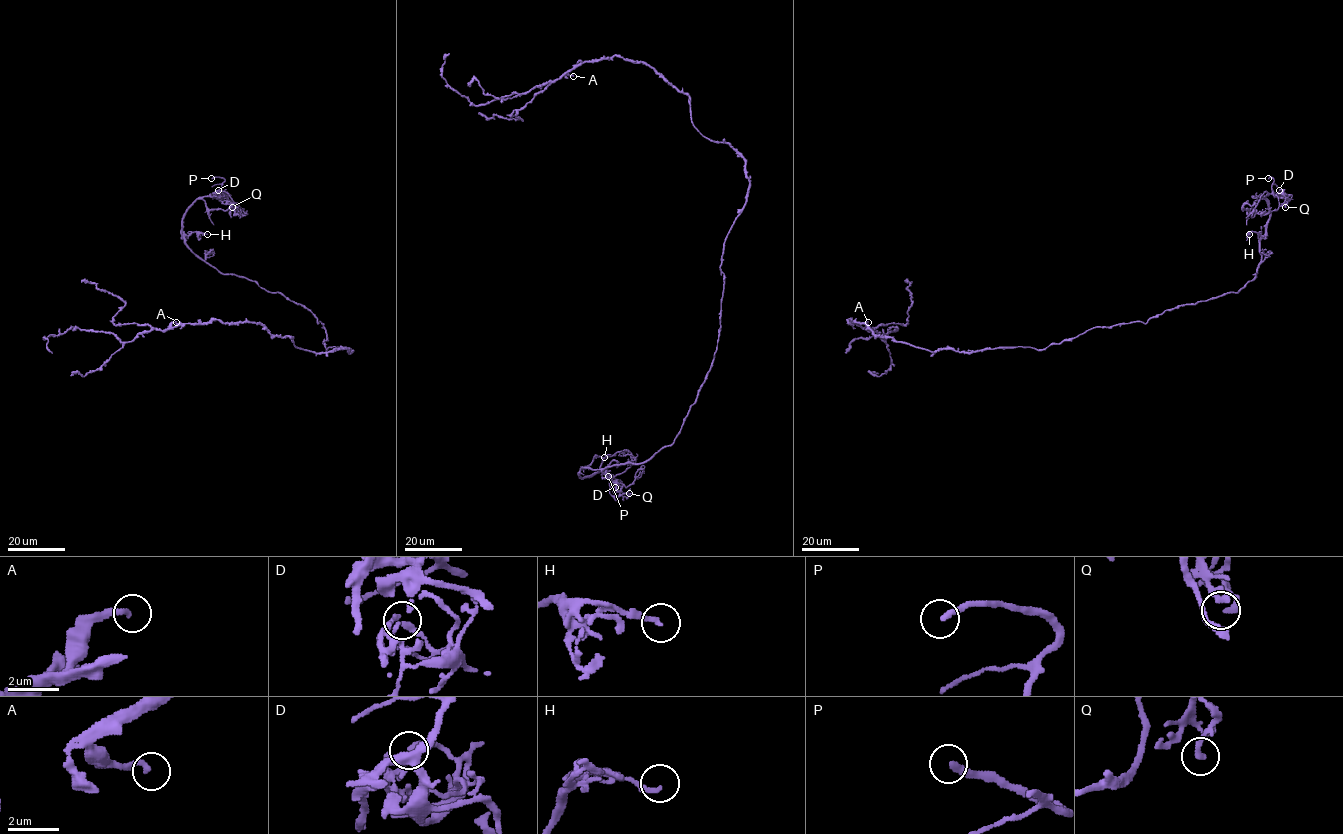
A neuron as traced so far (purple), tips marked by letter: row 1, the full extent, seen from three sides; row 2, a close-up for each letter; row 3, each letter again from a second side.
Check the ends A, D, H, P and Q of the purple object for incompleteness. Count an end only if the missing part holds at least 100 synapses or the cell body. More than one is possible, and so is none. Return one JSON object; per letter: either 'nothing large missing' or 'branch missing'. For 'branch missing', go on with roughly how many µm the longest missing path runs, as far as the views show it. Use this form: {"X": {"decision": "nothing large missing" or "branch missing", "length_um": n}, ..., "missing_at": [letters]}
{"A": {"decision": "nothing large missing"}, "D": {"decision": "nothing large missing"}, "H": {"decision": "nothing large missing"}, "P": {"decision": "branch missing", "length_um": 35}, "Q": {"decision": "nothing large missing"}, "missing_at": ["P"]}

